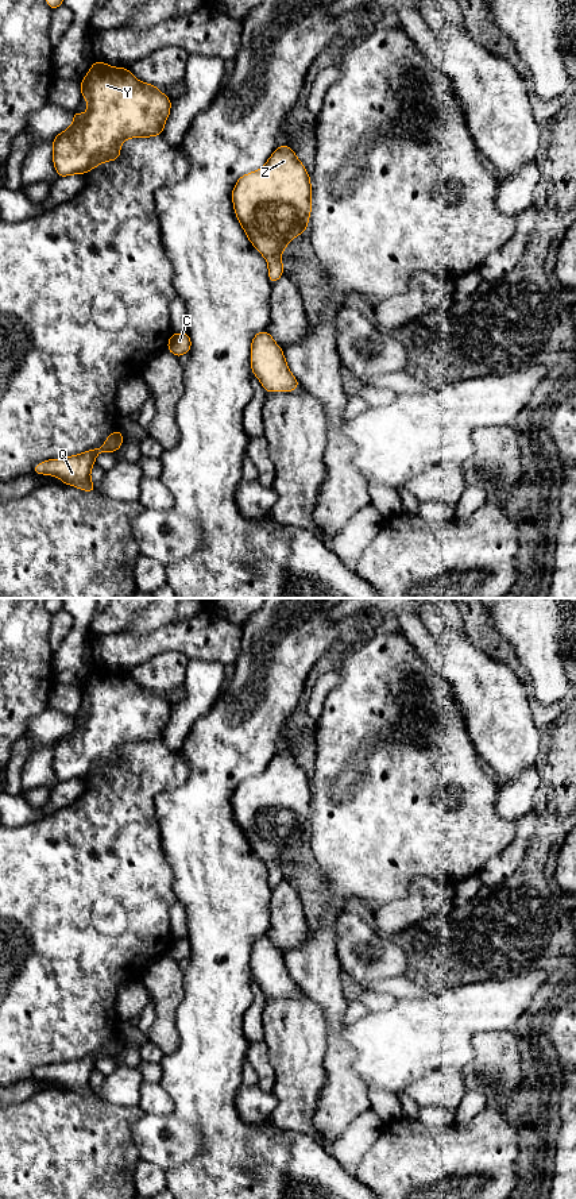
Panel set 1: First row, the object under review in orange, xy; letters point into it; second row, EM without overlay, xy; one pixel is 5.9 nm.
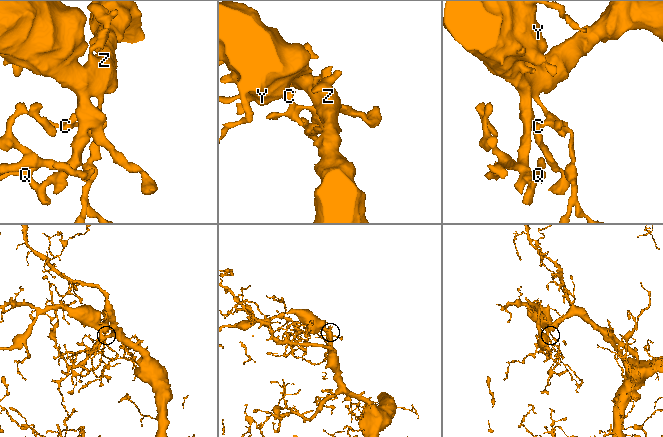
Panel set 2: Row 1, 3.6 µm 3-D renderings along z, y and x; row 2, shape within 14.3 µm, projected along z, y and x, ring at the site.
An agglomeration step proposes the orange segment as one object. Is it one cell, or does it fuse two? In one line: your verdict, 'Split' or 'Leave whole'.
Leave whole

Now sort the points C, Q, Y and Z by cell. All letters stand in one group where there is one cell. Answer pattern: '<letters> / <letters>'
C Q Y Z

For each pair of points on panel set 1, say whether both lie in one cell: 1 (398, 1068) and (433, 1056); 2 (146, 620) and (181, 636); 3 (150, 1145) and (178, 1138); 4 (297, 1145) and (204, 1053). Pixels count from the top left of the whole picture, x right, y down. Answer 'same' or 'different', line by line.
1: same
2: different
3: same
4: same

